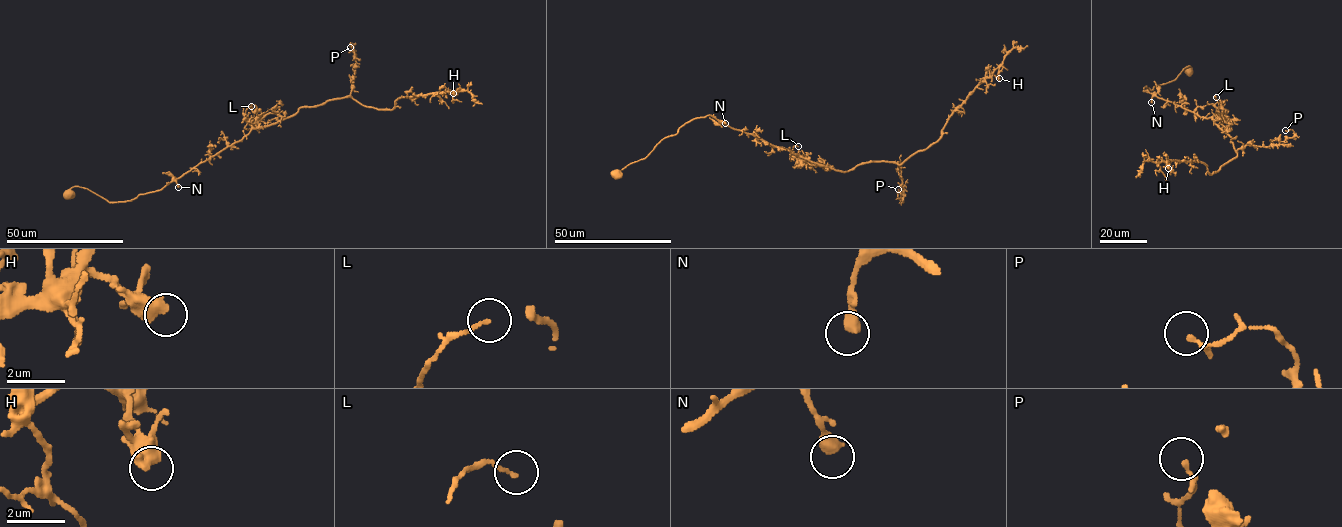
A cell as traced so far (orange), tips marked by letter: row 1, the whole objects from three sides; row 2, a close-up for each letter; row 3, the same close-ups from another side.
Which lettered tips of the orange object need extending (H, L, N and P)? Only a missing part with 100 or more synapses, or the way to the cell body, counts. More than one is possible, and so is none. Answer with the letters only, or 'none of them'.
none of them

